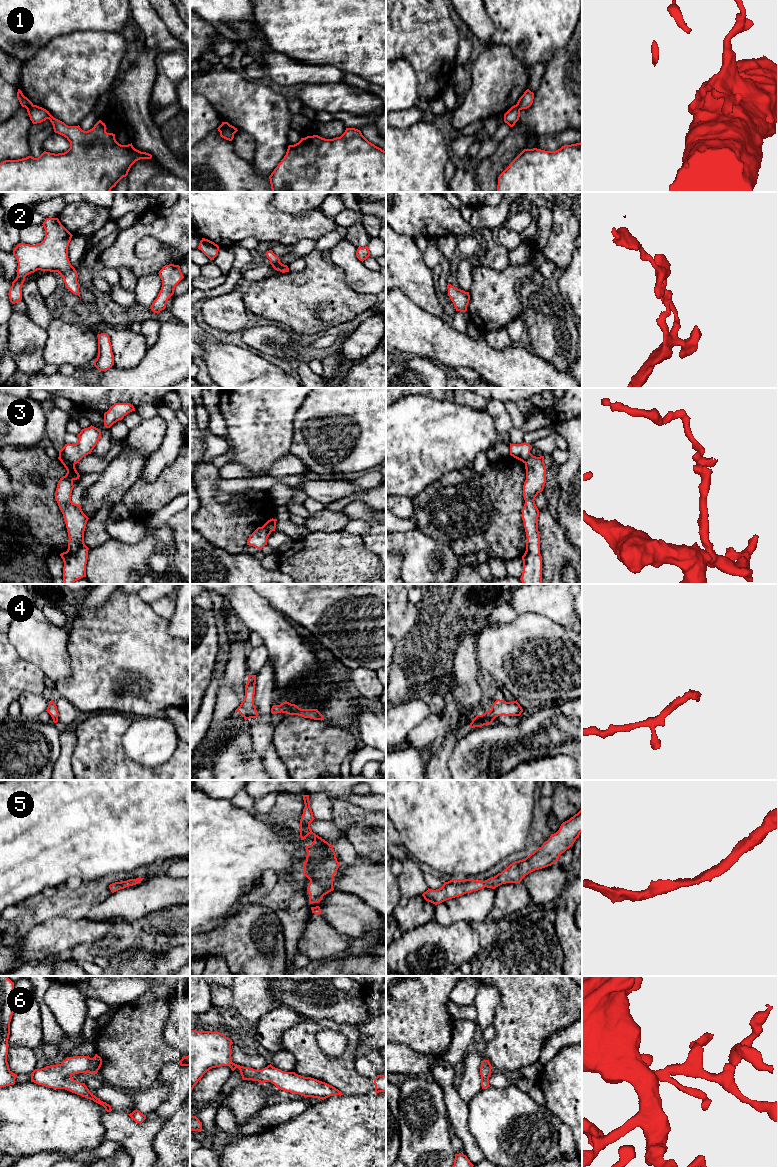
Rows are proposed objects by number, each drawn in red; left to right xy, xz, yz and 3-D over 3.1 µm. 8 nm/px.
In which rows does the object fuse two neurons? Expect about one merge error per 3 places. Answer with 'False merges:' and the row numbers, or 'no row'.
False merges: 1, 3

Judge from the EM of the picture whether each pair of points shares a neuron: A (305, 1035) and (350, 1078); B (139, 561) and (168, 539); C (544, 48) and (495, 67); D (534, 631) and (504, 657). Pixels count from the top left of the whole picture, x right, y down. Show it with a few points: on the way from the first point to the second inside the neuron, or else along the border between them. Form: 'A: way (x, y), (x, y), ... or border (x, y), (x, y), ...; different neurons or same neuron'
A: way (309, 1049), (331, 1071), (336, 1072); same neuron
B: way (142, 552), (155, 539), (159, 539); same neuron
C: border (497, 45), (506, 45), (516, 57), (527, 65); different neurons
D: way (527, 638), (511, 654); same neuron

